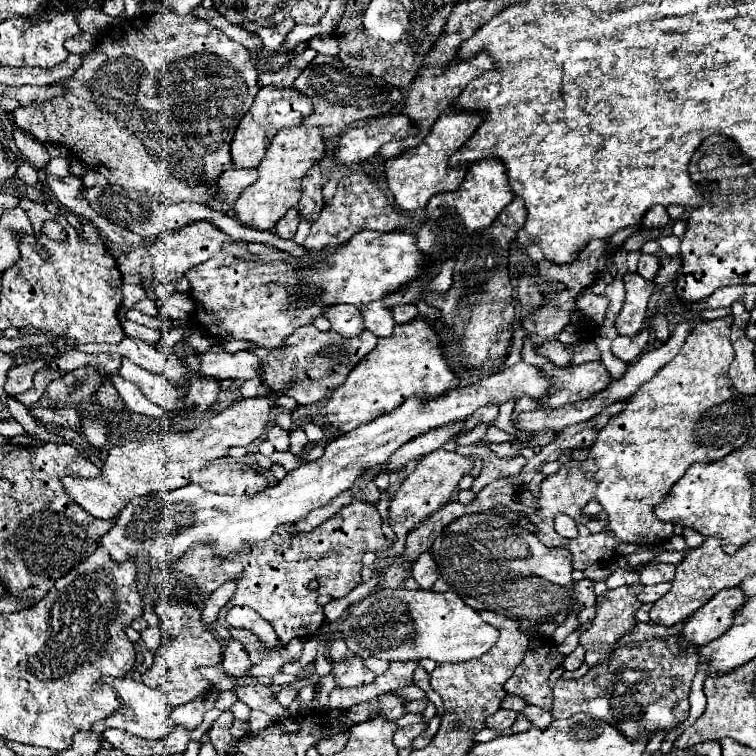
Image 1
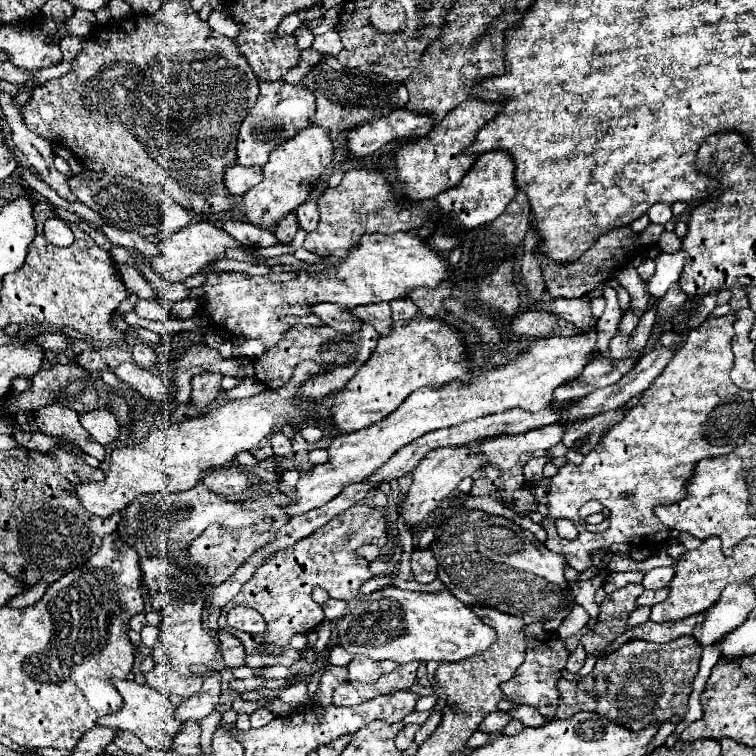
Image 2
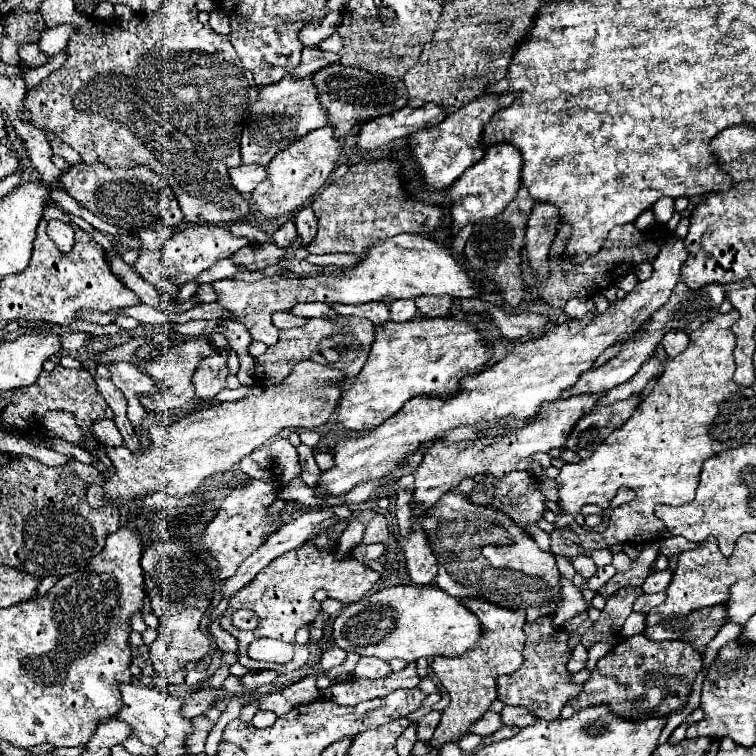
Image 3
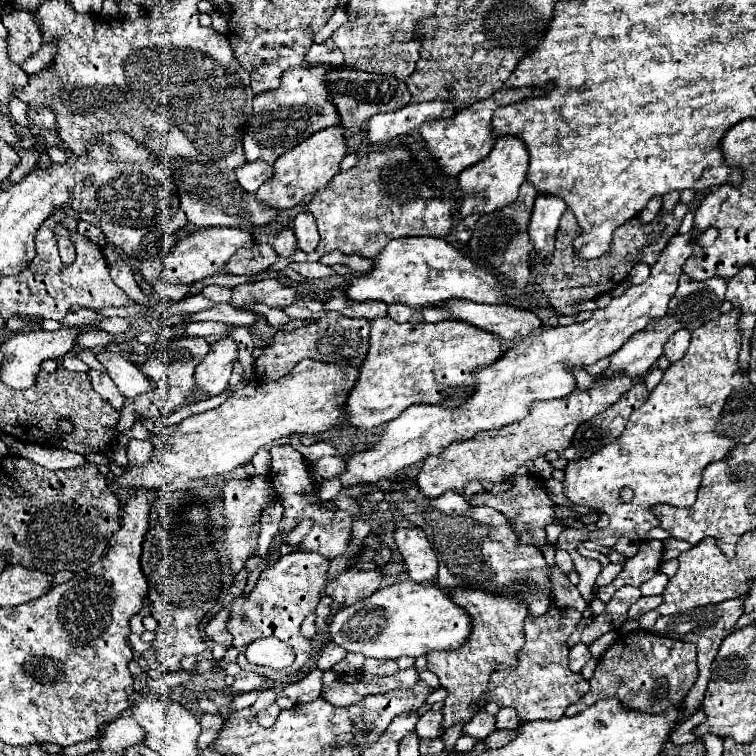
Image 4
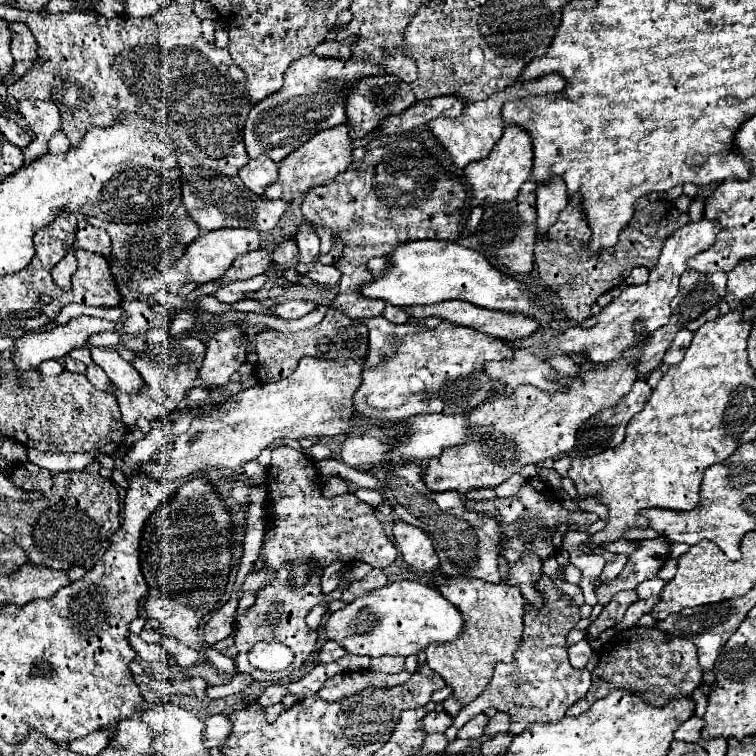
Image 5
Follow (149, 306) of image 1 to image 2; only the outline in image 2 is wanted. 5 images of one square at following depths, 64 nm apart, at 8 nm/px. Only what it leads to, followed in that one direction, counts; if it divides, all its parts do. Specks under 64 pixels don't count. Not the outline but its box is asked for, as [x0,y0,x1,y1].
[134,300,172,320]

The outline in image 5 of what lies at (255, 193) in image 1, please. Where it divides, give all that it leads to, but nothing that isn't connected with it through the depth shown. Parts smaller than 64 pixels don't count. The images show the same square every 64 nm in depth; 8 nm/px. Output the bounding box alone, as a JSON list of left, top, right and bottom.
[264,124,354,202]

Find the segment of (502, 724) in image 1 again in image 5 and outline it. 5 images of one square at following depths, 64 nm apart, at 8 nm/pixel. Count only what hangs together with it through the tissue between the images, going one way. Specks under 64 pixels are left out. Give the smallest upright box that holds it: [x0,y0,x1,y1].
[458,714,488,740]

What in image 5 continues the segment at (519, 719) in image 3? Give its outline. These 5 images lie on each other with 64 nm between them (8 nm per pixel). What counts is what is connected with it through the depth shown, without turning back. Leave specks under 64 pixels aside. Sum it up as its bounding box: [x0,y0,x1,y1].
[484,712,508,738]

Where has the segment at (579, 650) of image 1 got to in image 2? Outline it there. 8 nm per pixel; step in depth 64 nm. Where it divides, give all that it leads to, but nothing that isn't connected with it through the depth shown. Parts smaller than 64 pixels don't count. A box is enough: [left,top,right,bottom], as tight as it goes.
[566,644,586,672]

